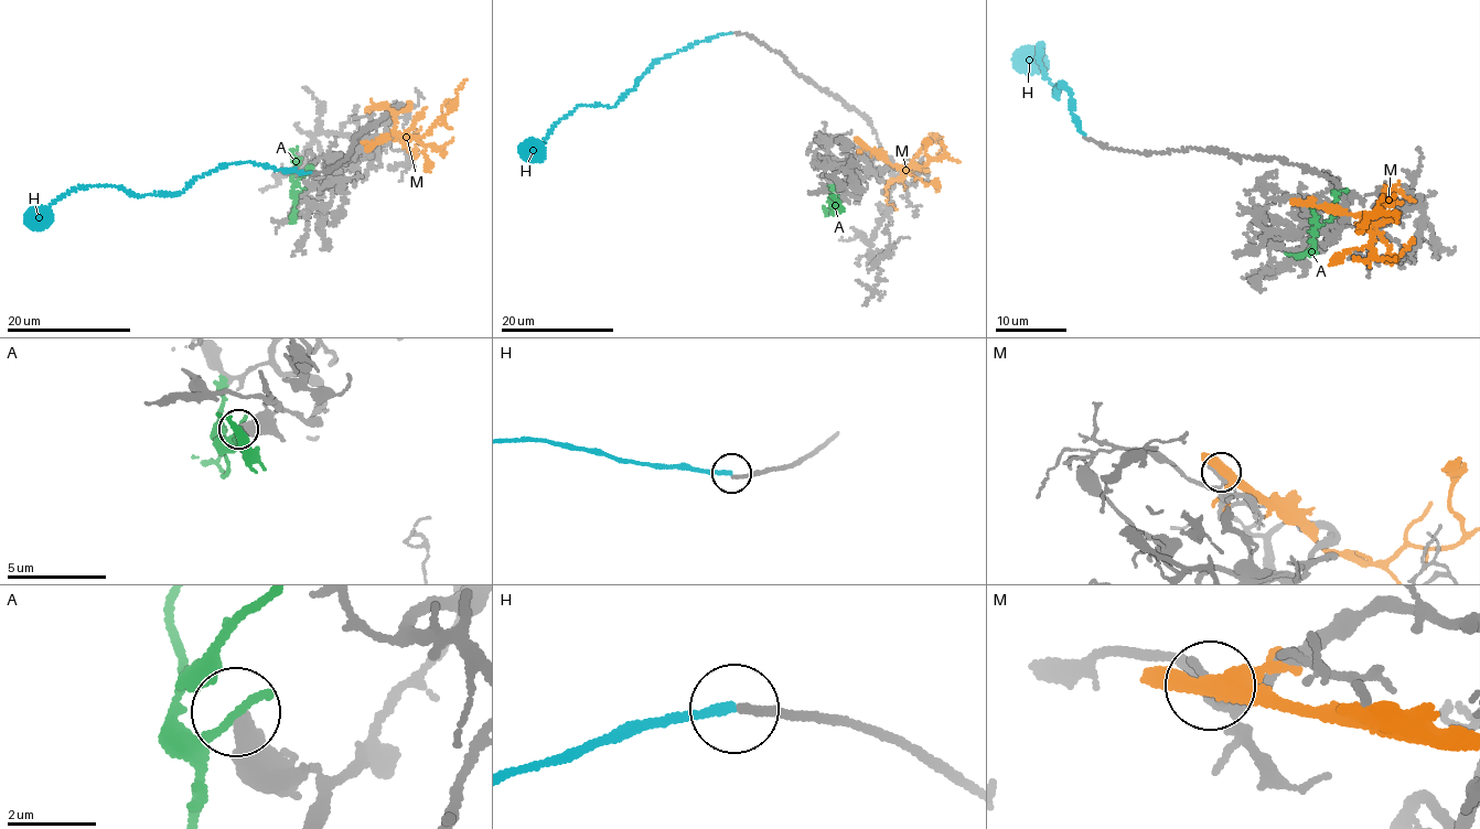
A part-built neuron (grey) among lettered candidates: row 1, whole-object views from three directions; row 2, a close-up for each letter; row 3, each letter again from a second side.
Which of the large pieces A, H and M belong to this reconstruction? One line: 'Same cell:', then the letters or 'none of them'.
Same cell: none of them

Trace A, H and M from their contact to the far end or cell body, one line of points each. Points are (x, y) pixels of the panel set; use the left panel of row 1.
A: (300, 191), (292, 192), (291, 179), (297, 146)
H: (310, 173), (243, 161), (195, 178), (179, 192), (132, 195), (116, 186), (78, 186), (38, 211), (27, 224)
M: (368, 148), (395, 133), (420, 137), (451, 110), (456, 99), (444, 105), (440, 110)

